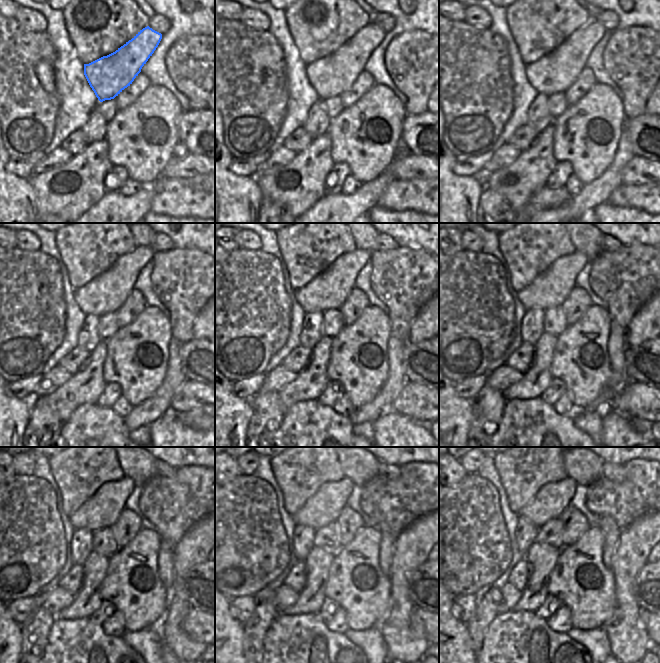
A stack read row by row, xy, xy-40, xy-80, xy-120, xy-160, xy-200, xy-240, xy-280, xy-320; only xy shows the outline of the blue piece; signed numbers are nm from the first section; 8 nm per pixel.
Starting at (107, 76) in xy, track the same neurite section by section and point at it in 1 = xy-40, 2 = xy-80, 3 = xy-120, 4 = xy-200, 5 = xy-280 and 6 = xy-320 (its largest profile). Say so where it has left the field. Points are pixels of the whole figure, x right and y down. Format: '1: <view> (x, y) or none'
1: xy-40 (330, 76)
2: xy-80 (555, 72)
3: xy-120 (106, 293)
4: xy-200 (549, 289)
5: xy-280 (323, 508)
6: xy-320 (550, 501)

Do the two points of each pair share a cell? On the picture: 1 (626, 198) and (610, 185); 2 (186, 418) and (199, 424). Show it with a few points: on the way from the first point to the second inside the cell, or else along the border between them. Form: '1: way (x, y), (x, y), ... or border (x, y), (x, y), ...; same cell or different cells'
1: border (621, 183), (612, 191), (607, 201); different cells
2: way (189, 418), (193, 418), (196, 421); same cell

